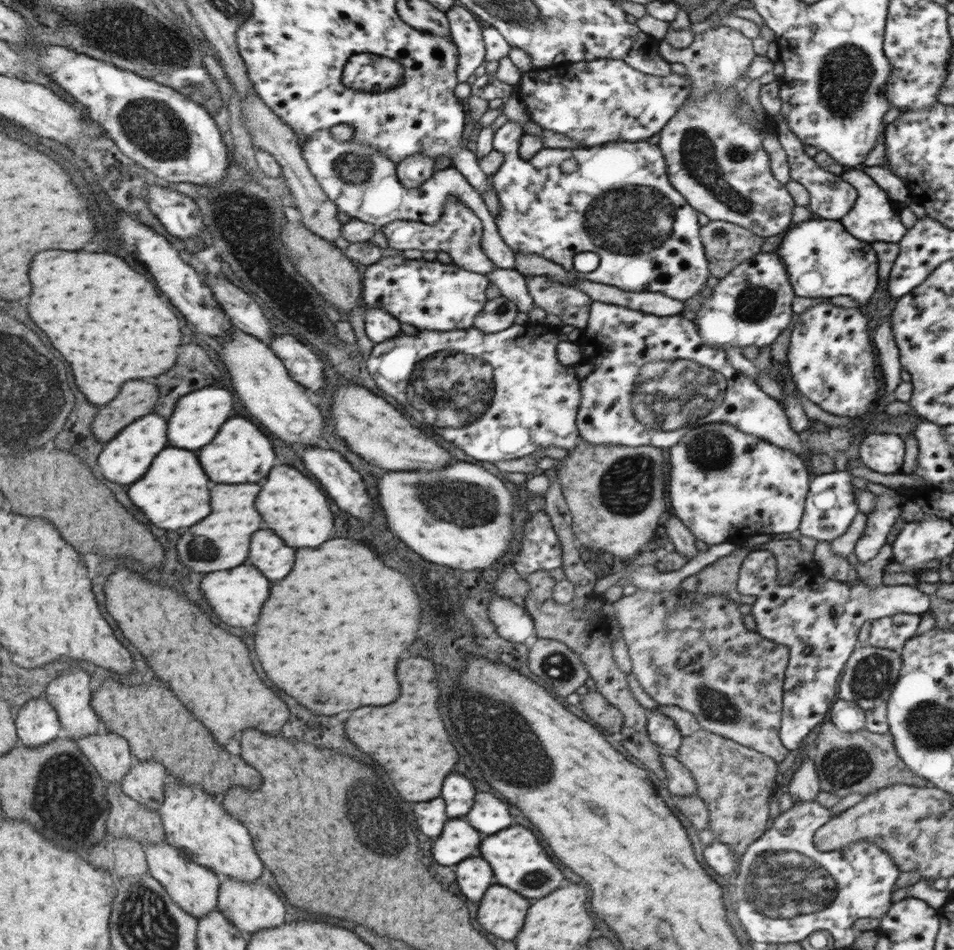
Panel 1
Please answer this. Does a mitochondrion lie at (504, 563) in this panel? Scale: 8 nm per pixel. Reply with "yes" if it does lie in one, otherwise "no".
no

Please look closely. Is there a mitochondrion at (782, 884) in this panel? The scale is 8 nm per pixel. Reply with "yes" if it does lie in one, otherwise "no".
yes

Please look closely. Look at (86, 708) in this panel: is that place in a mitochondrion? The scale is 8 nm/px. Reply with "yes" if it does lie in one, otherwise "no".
no

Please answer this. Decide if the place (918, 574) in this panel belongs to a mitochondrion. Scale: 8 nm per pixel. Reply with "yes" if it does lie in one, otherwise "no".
no

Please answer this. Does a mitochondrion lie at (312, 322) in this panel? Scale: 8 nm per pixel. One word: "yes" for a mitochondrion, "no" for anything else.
no

